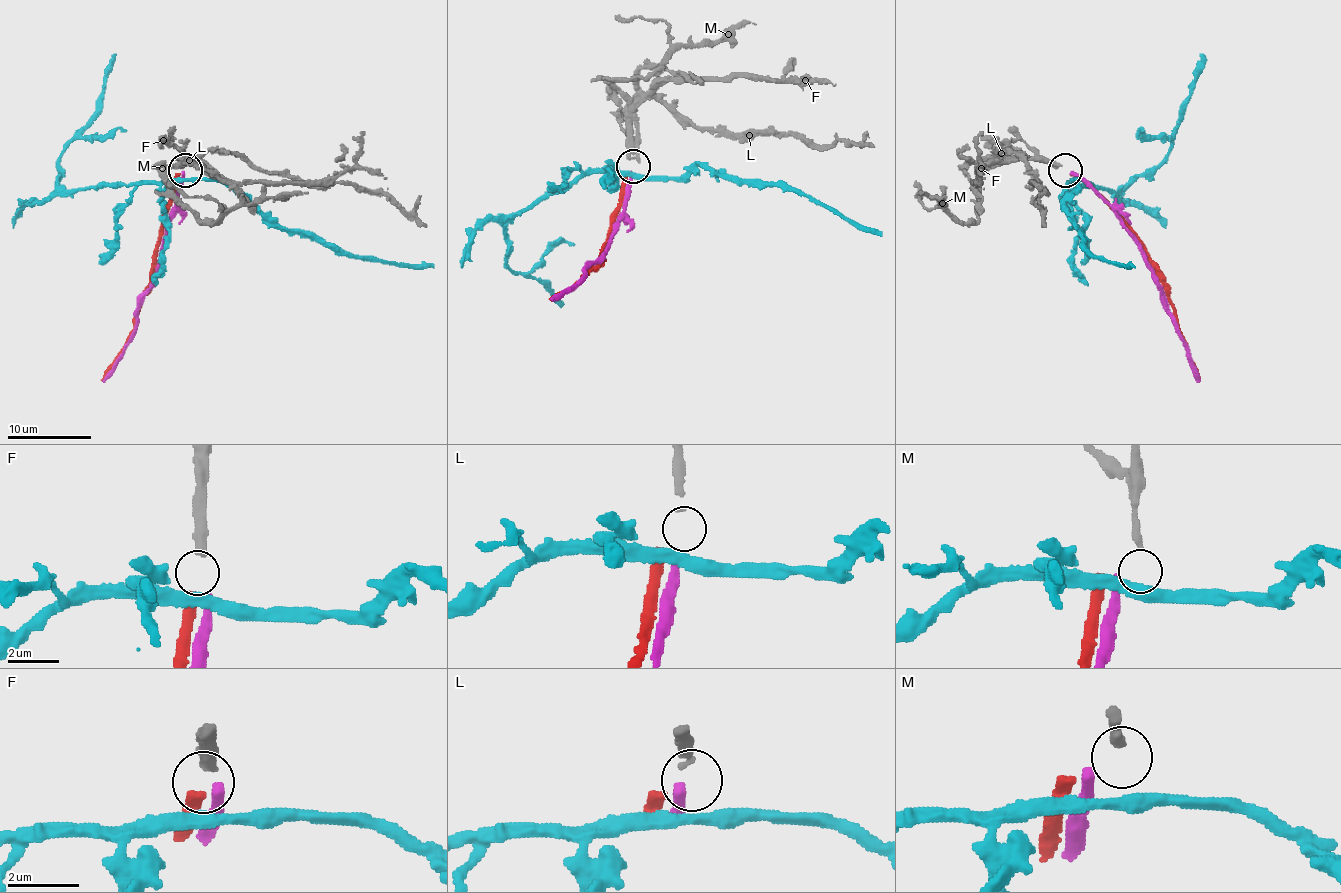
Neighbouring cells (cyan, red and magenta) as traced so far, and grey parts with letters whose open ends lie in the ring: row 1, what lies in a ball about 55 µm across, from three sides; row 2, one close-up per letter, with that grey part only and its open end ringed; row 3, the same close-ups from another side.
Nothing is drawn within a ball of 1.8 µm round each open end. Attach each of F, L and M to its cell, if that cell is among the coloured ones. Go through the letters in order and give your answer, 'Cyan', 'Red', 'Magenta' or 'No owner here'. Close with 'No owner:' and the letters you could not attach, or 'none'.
F: Red
L: Magenta
M: No owner here
No owner: M

